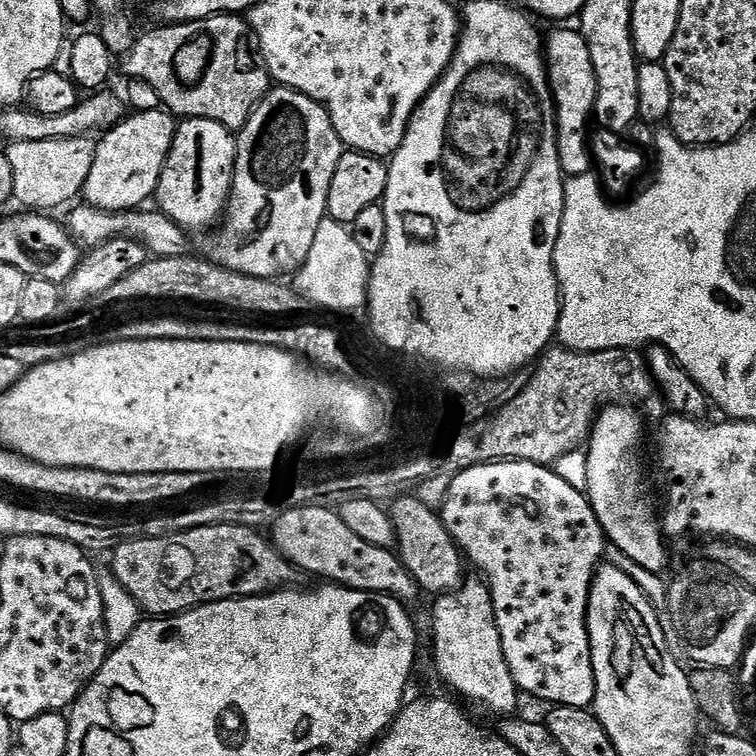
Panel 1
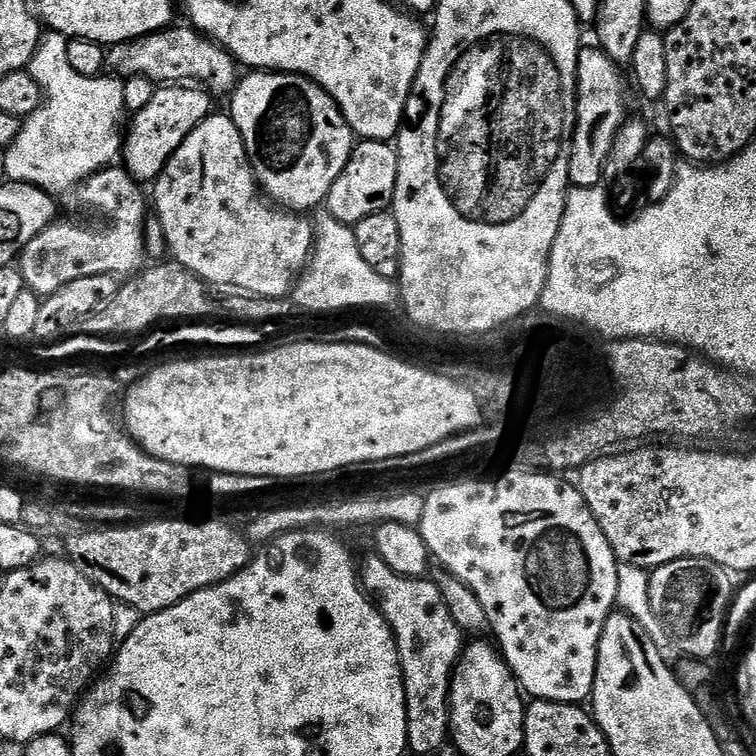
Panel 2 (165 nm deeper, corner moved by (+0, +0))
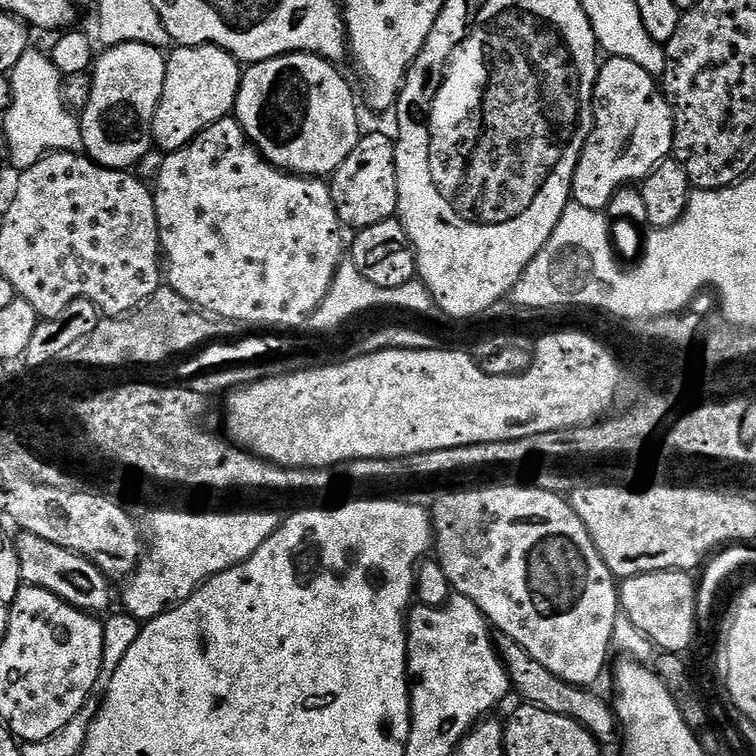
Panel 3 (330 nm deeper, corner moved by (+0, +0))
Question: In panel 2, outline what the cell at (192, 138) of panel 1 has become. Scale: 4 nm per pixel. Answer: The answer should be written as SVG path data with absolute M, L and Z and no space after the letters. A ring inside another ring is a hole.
M210 114L207 116L206 119L202 121L200 125L197 126L194 131L191 132L188 137L186 137L183 142L178 146L178 150L174 155L172 155L168 161L166 162L166 166L161 170L159 176L156 177L154 181L154 187L156 189L153 190L152 196L150 192L150 200L156 203L156 212L154 212L155 219L159 220L160 225L162 226L162 230L164 231L164 242L167 248L167 251L170 253L172 252L171 259L175 261L175 263L181 264L183 268L186 269L188 272L192 272L197 276L200 280L206 281L206 283L215 286L217 289L220 290L243 290L248 293L249 296L265 296L266 298L274 298L275 300L279 300L281 298L287 297L289 293L293 291L294 285L298 279L298 277L305 271L306 265L312 255L312 246L316 242L316 229L314 227L313 221L309 219L307 215L304 214L293 214L287 210L281 210L277 205L269 202L264 193L260 190L260 185L256 182L256 176L252 172L252 163L248 160L248 155L246 154L246 146L242 142L242 134L238 130L238 126L236 123L233 122L231 115L224 114L224 116L216 116L217 114Z

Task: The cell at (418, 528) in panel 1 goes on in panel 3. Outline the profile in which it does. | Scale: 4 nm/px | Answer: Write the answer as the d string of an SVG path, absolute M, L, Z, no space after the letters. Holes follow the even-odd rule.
M496 632L494 643L496 655L499 656L508 675L511 691L515 695L517 692L523 703L533 704L542 710L550 710L554 714L562 714L566 718L574 718L574 722L584 726L596 740L601 742L607 742L615 732L617 735L618 721L613 705L609 701L607 704L602 697L595 696L587 687L566 682L558 678L558 674L550 674L550 670L546 670L546 666L542 666L538 658L530 658L530 654L526 654L526 650L522 650L522 646L514 642L514 638Z

